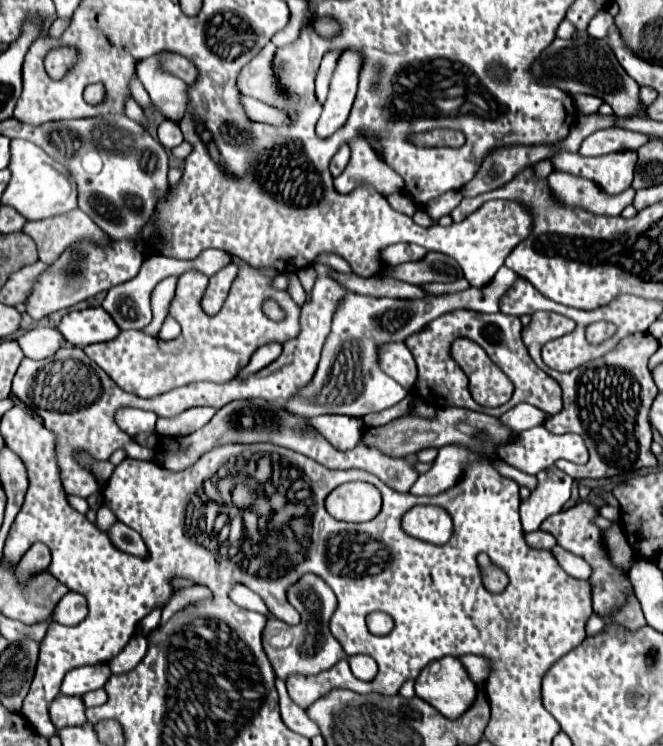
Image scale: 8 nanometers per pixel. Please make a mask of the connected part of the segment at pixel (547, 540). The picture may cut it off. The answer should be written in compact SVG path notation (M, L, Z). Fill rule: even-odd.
M536 530L536 532L530 532L526 534L526 542L532 546L532 548L544 548L544 550L550 550L556 540L552 538L552 534L544 532L544 530Z

